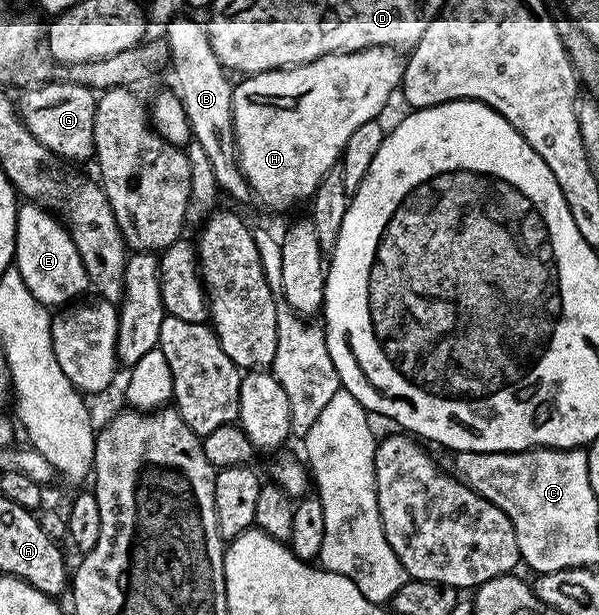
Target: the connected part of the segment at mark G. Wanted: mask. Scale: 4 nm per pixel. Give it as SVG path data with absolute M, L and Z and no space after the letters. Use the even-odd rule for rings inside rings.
M67 81L33 86L17 96L16 106L22 124L59 160L94 159L94 118L98 104L95 92L80 84Z

